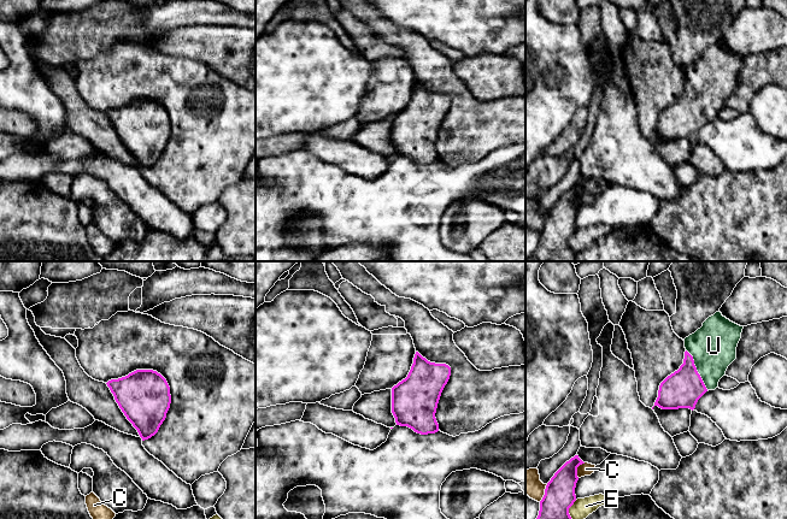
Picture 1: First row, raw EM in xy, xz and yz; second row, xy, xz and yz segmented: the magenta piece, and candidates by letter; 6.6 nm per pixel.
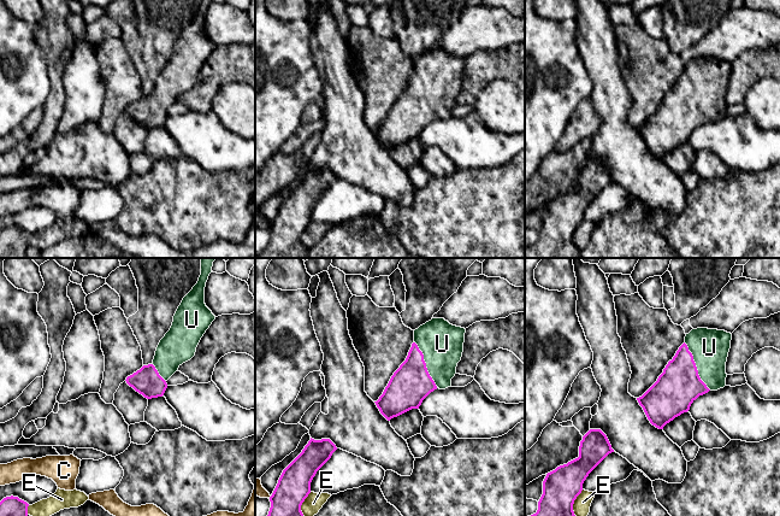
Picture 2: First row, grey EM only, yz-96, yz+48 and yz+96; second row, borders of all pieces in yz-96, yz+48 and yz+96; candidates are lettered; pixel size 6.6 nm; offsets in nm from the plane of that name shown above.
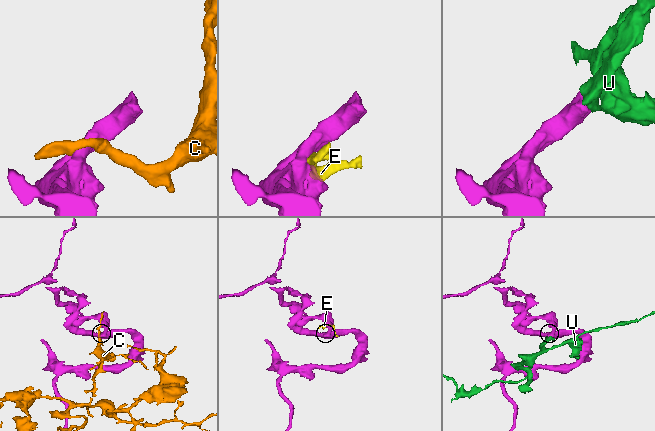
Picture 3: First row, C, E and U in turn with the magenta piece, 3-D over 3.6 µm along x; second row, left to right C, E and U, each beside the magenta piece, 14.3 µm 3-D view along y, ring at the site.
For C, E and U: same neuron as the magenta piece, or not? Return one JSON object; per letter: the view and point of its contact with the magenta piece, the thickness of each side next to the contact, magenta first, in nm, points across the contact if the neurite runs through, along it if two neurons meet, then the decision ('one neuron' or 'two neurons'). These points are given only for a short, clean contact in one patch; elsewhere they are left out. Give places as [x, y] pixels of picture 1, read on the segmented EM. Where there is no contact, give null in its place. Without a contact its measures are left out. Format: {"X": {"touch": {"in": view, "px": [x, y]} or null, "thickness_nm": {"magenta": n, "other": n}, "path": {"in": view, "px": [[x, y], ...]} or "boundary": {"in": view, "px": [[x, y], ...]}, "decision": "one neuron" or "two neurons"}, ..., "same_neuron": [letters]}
{"C": {"touch": {"in": "yz", "px": [576, 469]}, "thickness_nm": {"magenta": 200, "other": 90}, "boundary": {"in": "yz", "px": [[585, 463], [577, 467], [577, 477]]}, "decision": "two neurons"}, "E": {"touch": {"in": "yz", "px": [568, 509]}, "thickness_nm": {"magenta": 200, "other": 130}, "decision": "two neurons"}, "U": {"touch": {"in": "yz", "px": [696, 370]}, "thickness_nm": {"magenta": 260, "other": 300}, "path": {"in": "yz", "px": [[682, 389], [696, 376], [696, 370], [706, 359], [714, 346]]}, "decision": "one neuron"}, "same_neuron": ["U"]}

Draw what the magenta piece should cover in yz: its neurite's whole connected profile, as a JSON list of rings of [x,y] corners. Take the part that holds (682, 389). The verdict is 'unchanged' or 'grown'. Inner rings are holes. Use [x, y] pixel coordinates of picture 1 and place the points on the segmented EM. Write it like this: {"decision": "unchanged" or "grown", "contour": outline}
{"decision": "grown", "contour": [[[720,311],[709,317],[700,329],[685,338],[683,364],[660,383],[654,406],[693,411],[707,390],[718,387],[728,366],[736,359],[742,329]]]}

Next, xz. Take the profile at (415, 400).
{"decision": "unchanged", "contour": [[[416,352],[407,377],[392,388],[392,413],[397,425],[421,435],[437,432],[435,413],[450,376],[448,365],[430,362]]]}

